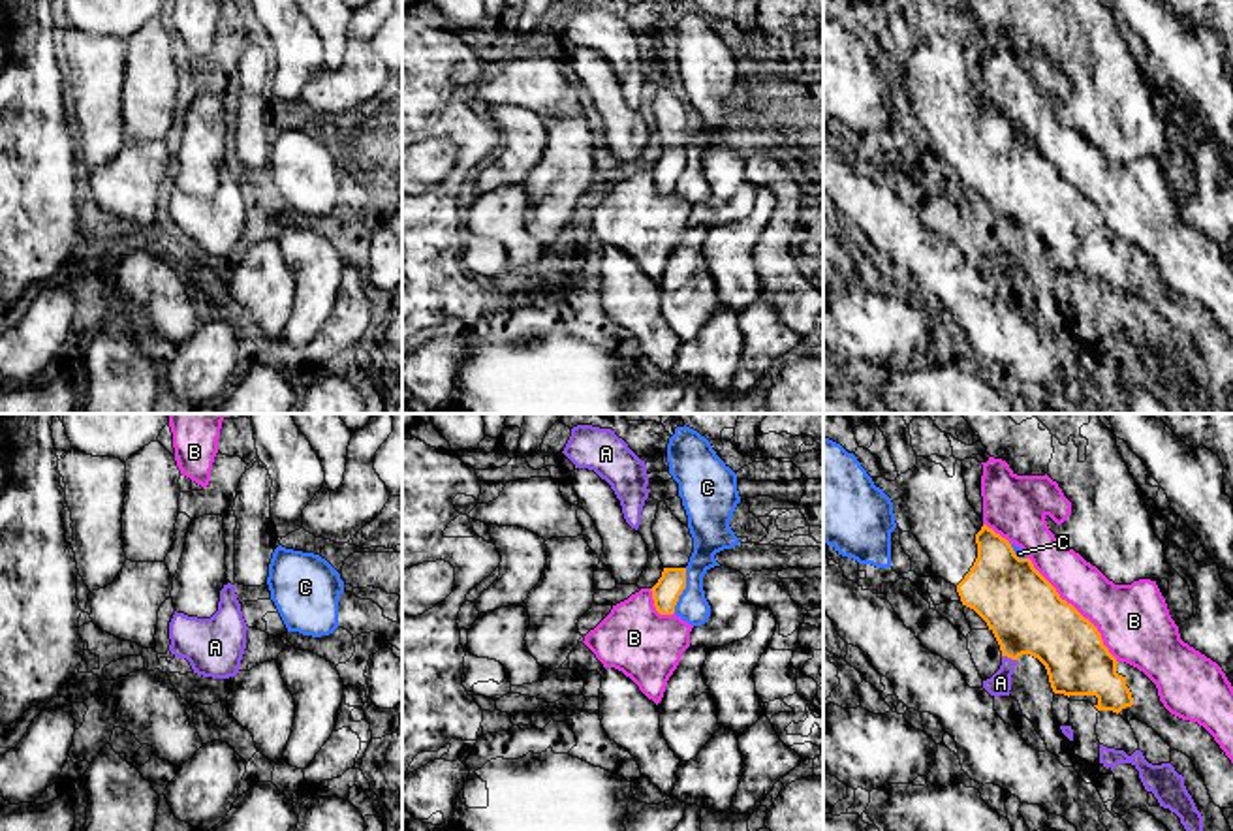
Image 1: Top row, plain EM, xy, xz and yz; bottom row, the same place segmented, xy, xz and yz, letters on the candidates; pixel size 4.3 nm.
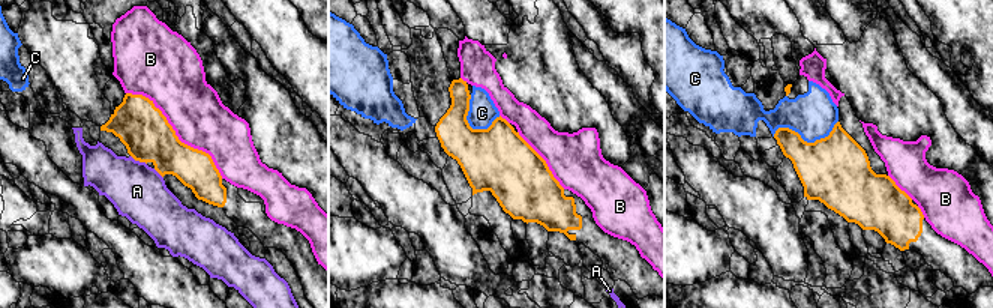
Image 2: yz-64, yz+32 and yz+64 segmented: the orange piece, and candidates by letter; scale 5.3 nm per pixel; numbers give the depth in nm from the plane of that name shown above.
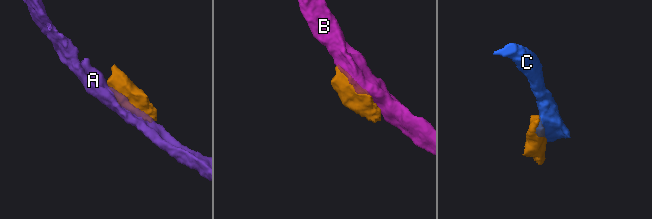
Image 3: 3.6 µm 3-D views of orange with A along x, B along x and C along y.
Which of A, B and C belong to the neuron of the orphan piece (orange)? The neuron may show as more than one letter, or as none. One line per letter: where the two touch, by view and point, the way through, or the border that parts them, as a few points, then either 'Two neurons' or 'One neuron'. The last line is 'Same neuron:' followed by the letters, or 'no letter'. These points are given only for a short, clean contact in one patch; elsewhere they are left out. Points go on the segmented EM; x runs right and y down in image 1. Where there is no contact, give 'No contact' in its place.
A: Touches orange at yz (1010, 657). Boundary: yz (1002, 655), (1015, 660). Two neurons
B: Touches orange at yz (1074, 608). Two neurons
C: Touches orange at xz (683, 589). Two neurons
Same neuron: no letter

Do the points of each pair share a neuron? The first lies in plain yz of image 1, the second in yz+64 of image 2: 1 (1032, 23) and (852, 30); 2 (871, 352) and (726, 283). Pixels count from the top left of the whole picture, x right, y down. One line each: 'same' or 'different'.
1: different
2: different

